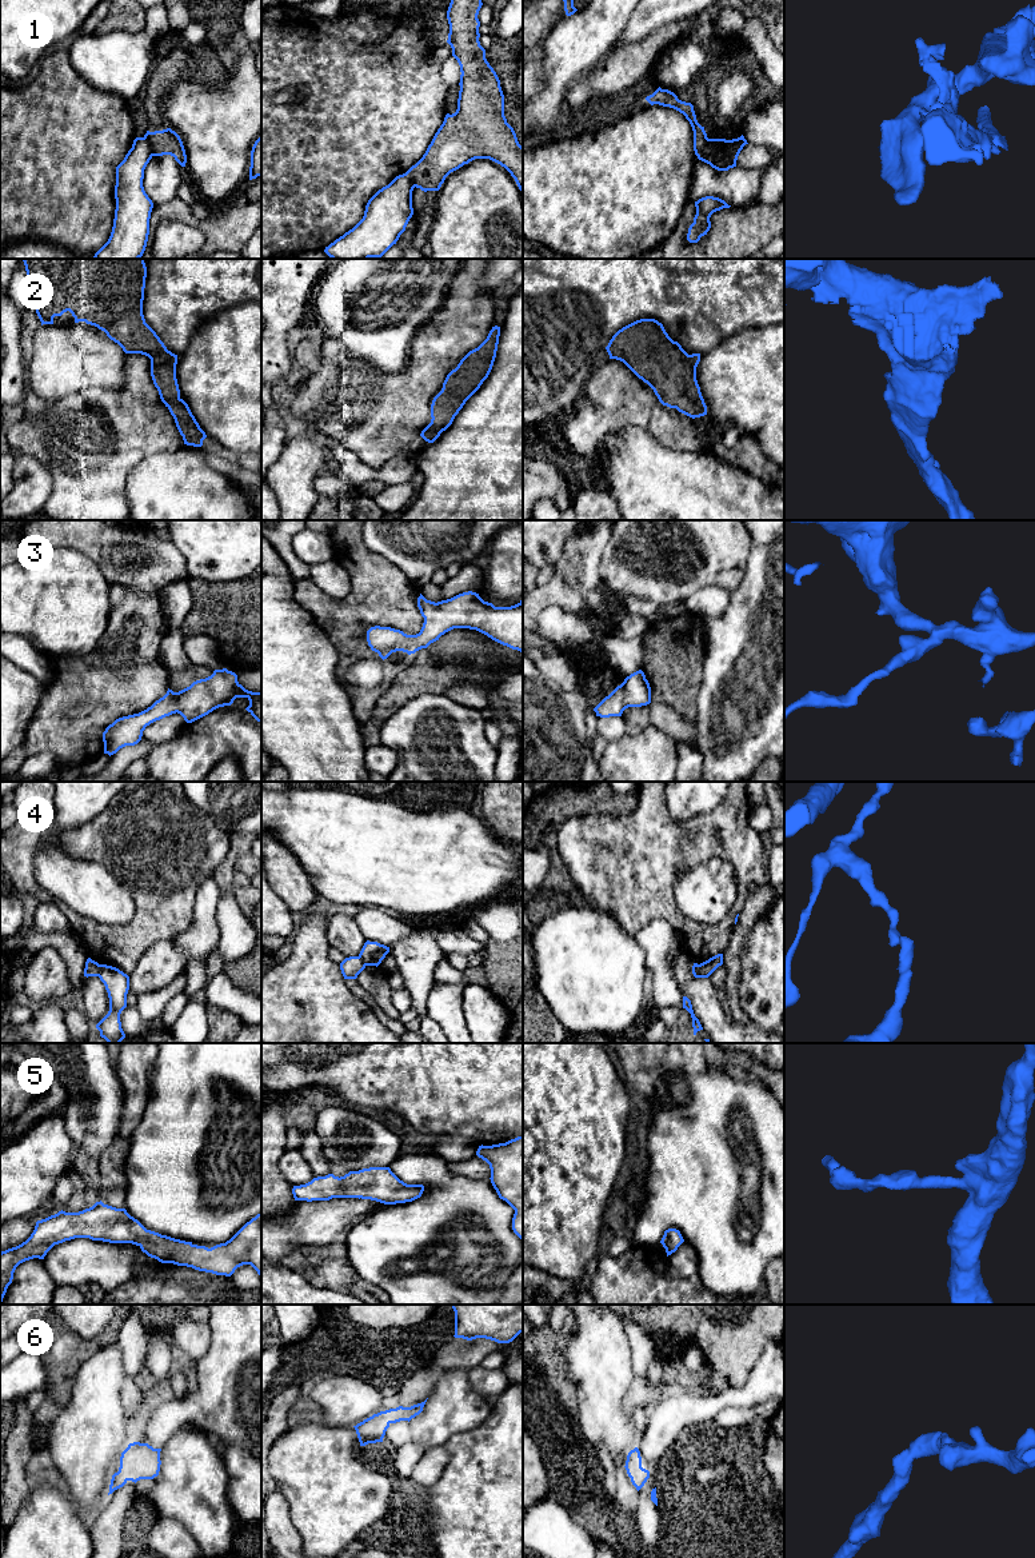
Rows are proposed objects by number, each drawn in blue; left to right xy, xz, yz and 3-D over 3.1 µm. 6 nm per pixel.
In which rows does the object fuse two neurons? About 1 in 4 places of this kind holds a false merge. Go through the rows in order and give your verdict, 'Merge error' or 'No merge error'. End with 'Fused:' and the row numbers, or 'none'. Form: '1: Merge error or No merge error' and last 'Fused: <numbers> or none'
1: Merge error
2: No merge error
3: No merge error
4: Merge error
5: No merge error
6: No merge error
Fused: 1, 4

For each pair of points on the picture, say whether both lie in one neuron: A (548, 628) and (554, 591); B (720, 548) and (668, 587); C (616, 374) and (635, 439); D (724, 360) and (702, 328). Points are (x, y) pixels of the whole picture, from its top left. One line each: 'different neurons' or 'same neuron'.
A: different neurons
B: same neuron
C: different neurons
D: different neurons

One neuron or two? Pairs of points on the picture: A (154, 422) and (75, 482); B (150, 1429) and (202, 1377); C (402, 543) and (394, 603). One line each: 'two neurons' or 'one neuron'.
A: one neuron
B: one neuron
C: two neurons

